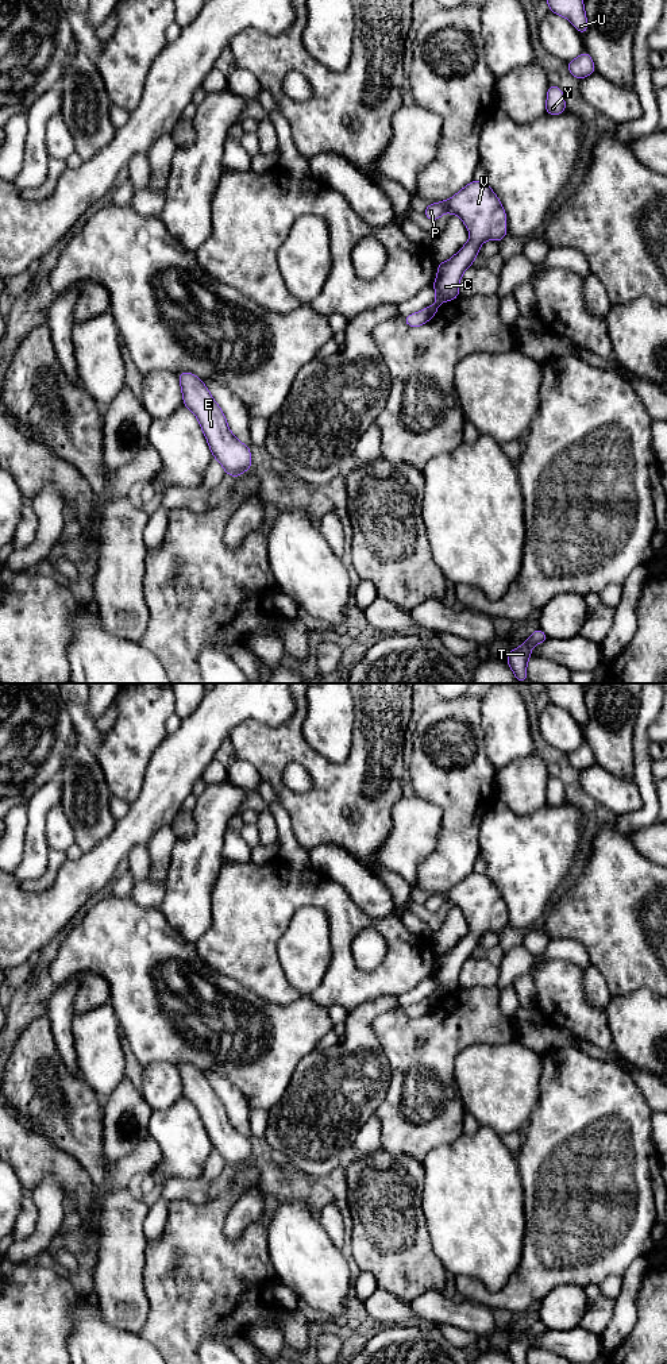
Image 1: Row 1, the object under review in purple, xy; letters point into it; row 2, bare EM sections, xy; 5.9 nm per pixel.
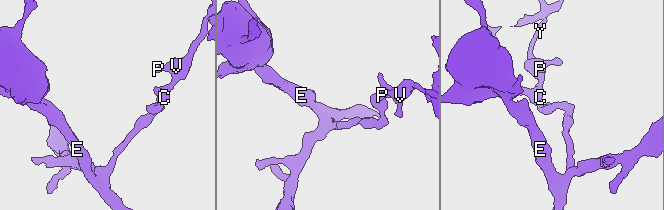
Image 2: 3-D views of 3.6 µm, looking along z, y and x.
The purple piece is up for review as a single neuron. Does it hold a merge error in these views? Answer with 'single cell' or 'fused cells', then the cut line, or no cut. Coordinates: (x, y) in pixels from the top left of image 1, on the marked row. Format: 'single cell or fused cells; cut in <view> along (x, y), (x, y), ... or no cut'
fused cells; cut in xy along (432, 305), (436, 308)

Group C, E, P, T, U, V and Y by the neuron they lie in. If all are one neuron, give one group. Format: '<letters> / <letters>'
C P U V Y / E T

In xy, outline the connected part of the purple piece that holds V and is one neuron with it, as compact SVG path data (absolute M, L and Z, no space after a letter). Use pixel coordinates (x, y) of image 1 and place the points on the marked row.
M473 180L451 199L429 204L424 215L435 221L446 212L462 219L470 239L451 259L437 263L437 277L432 285L436 308L459 296L462 274L473 265L482 243L489 239L500 242L506 236L506 213L497 194L485 182Z

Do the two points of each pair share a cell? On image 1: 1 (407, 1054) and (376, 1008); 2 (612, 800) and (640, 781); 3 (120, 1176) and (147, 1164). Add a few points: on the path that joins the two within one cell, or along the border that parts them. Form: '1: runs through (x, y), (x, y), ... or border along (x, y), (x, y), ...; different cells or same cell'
1: border along (397, 1005), (373, 1021), (373, 1033), (380, 1045); different cells
2: border along (633, 782), (642, 805), (623, 815); different cells
3: runs through (127, 1170), (132, 1164), (141, 1164); same cell

